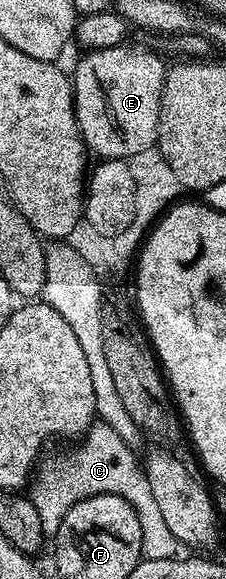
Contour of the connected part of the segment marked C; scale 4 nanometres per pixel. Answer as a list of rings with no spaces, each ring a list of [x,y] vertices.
[[[102,422],[92,423],[82,437],[81,443],[83,445],[76,452],[69,453],[64,460],[55,460],[52,464],[45,465],[43,469],[40,467],[30,481],[29,499],[41,518],[44,533],[55,533],[59,529],[59,523],[63,521],[63,516],[73,506],[77,506],[77,502],[97,494],[117,494],[125,498],[129,506],[133,506],[137,522],[141,522],[143,559],[174,557],[178,553],[175,551],[180,551],[181,545],[177,538],[173,538],[161,509],[157,507],[153,490],[149,490],[149,482],[140,461],[138,459],[135,461],[136,449],[129,447],[119,437],[117,430],[113,430],[113,426]]]

